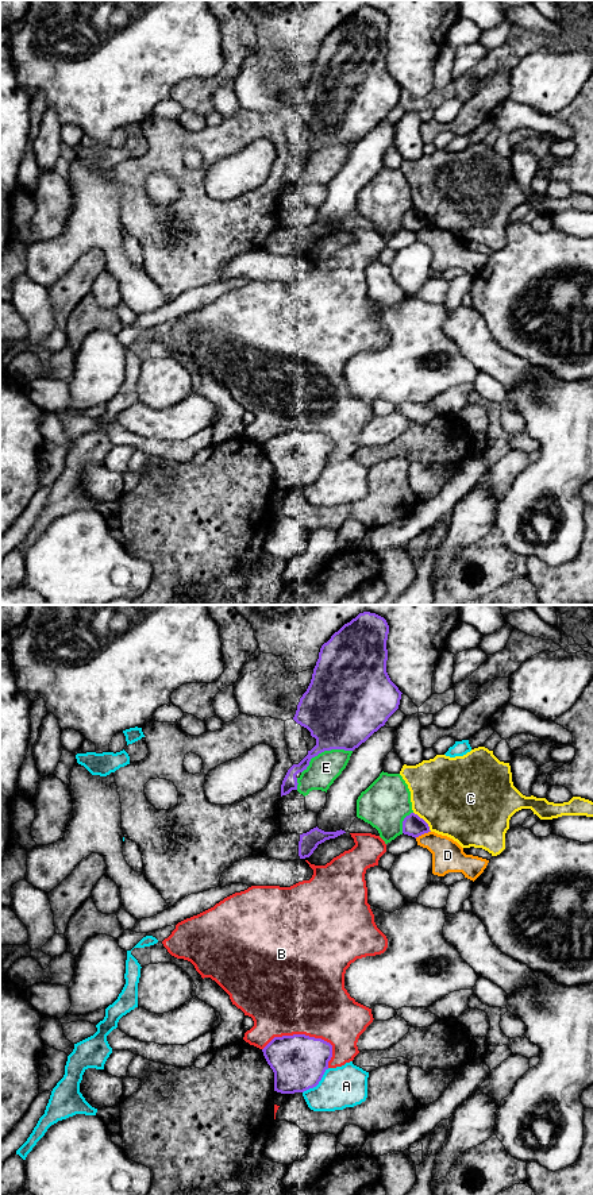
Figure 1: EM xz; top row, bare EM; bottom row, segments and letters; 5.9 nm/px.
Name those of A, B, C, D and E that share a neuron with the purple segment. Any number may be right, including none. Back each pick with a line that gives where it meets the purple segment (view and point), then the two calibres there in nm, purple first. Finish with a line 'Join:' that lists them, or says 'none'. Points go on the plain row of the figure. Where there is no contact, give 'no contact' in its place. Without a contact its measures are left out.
Join: none

